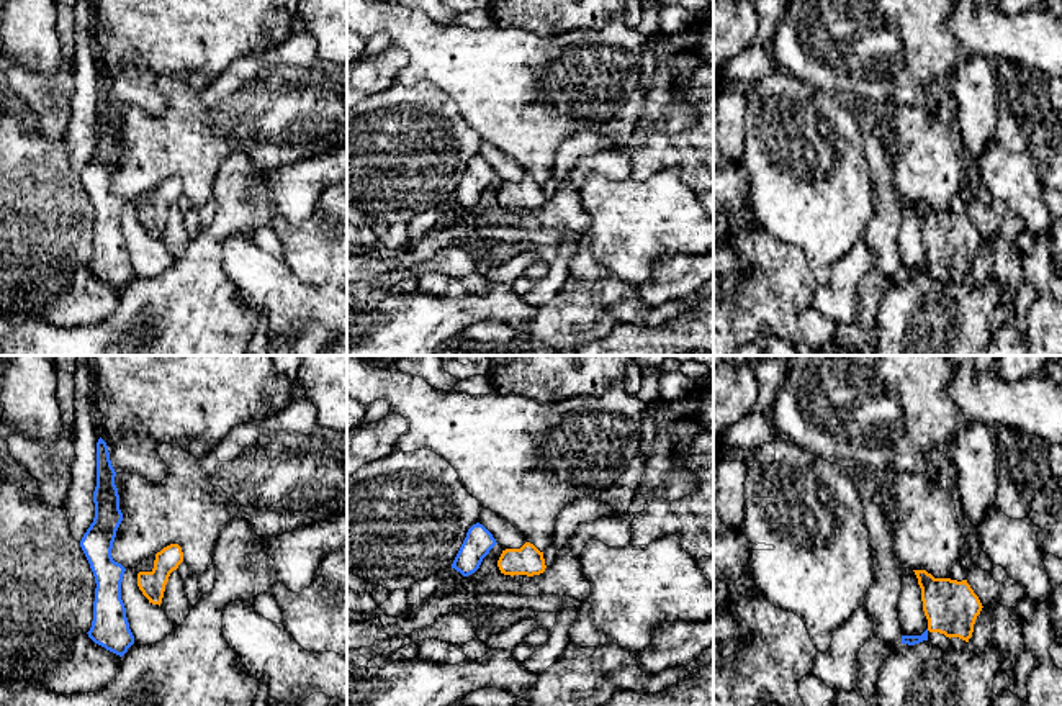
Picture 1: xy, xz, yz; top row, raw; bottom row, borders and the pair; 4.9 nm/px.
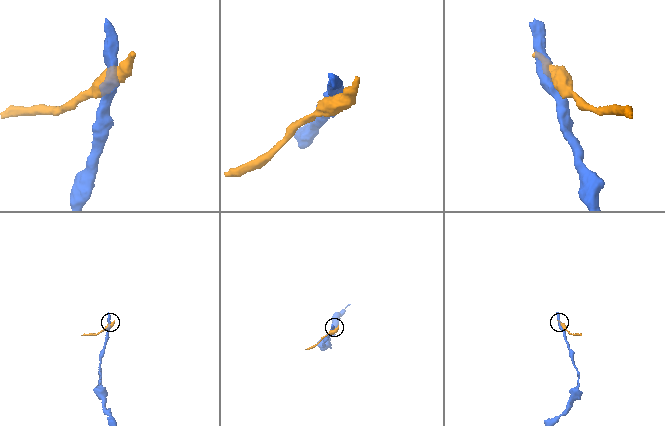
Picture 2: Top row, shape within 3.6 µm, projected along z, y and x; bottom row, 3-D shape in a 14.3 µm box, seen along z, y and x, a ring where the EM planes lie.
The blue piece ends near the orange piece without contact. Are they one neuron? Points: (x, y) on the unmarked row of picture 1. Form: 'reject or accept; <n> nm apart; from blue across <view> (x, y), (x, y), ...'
reject; 0 nm apart

